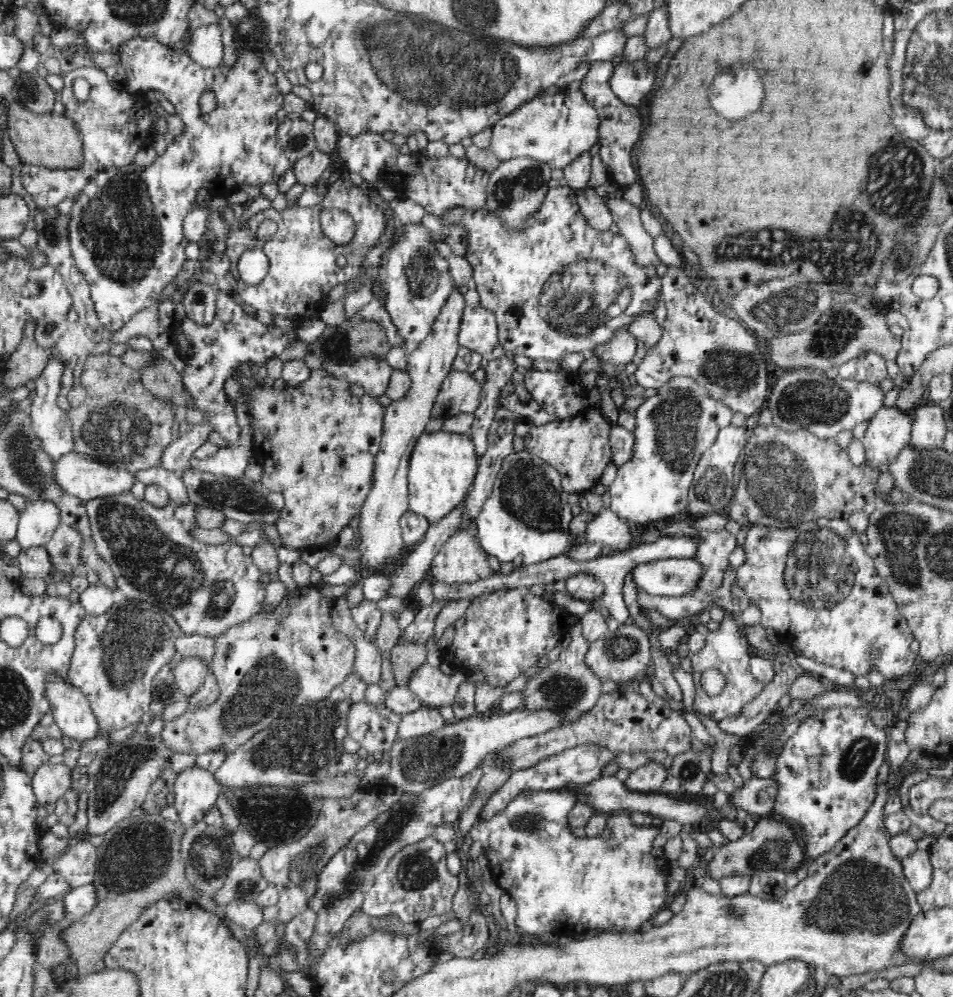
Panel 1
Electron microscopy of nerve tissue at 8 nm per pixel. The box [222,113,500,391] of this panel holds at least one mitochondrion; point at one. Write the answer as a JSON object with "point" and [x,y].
{"point":[422,276]}

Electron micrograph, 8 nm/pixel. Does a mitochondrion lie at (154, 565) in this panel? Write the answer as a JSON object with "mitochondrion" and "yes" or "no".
{"mitochondrion":"yes"}

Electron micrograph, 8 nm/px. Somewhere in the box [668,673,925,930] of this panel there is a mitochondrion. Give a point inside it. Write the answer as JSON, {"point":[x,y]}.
{"point":[862,753]}

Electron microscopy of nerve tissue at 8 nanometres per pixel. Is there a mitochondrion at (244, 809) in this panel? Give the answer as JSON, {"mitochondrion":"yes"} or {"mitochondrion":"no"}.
{"mitochondrion":"no"}

